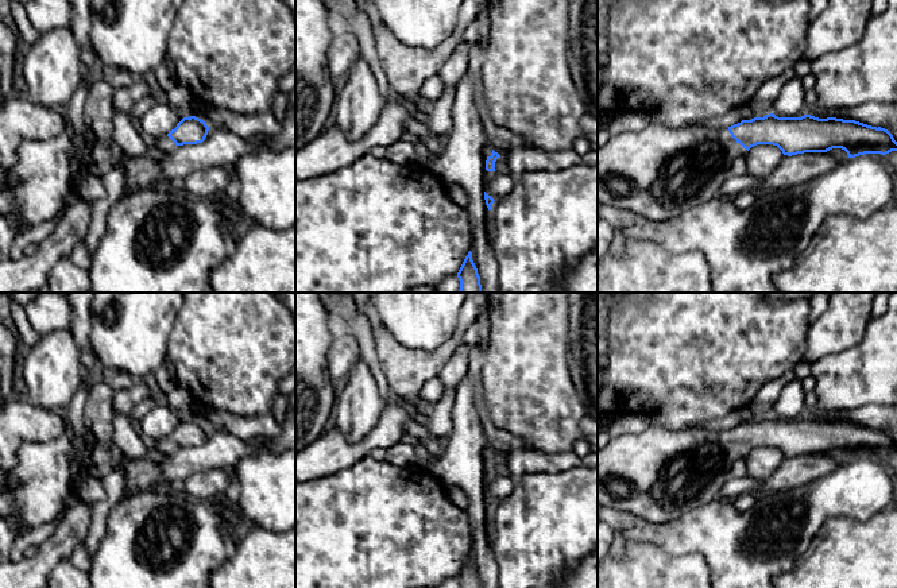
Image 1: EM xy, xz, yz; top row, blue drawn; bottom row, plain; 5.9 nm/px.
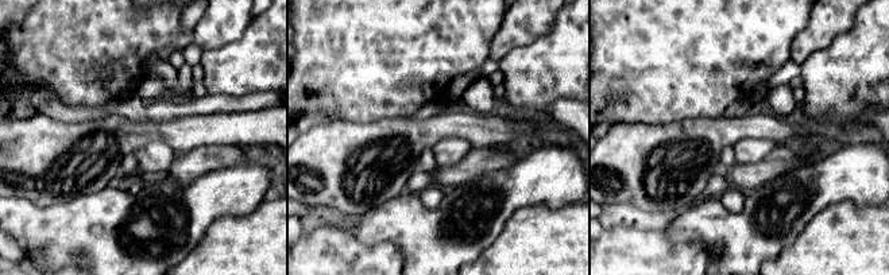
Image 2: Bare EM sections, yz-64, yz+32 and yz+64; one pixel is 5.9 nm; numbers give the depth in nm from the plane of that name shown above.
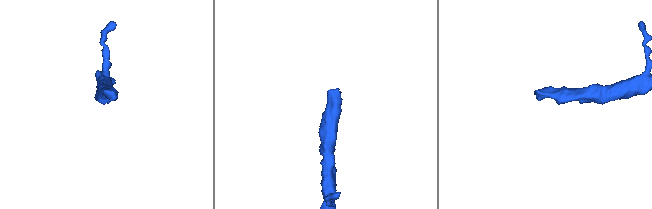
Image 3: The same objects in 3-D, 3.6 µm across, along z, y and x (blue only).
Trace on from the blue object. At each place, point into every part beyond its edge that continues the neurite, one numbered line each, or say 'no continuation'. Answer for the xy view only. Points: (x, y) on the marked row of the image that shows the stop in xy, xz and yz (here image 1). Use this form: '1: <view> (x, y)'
1: xy (165, 143)

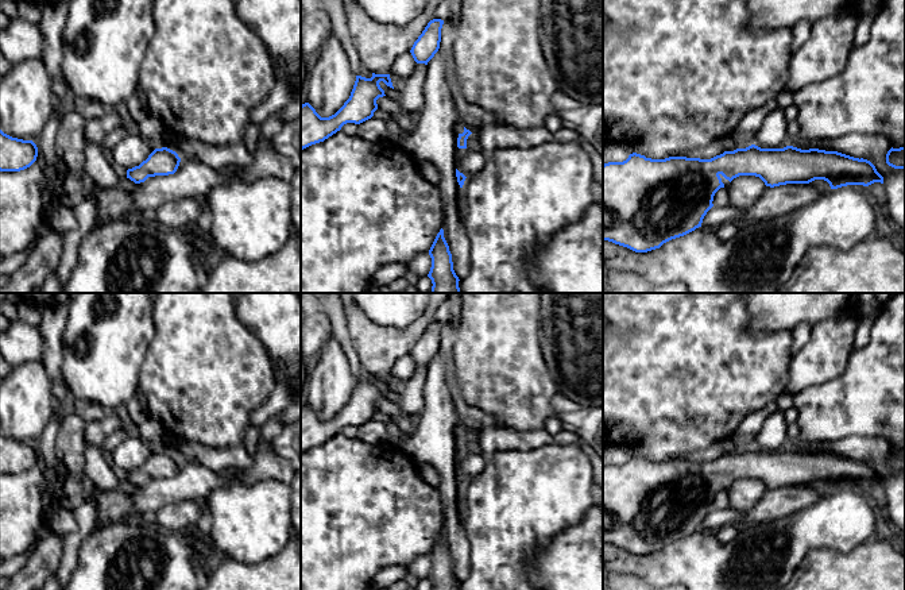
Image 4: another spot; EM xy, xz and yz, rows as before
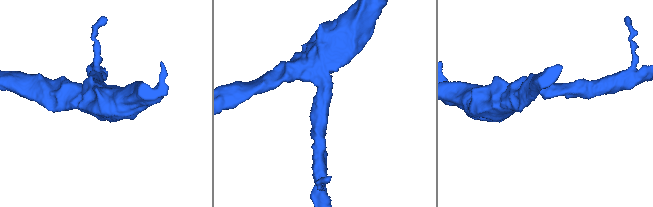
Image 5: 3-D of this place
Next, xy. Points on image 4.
no continuation

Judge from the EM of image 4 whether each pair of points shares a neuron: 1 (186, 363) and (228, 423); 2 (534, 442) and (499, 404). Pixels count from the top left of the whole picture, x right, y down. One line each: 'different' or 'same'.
1: same
2: different

